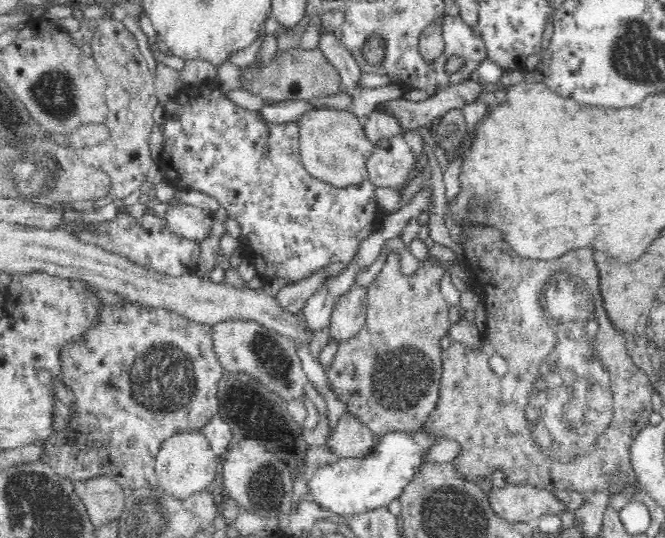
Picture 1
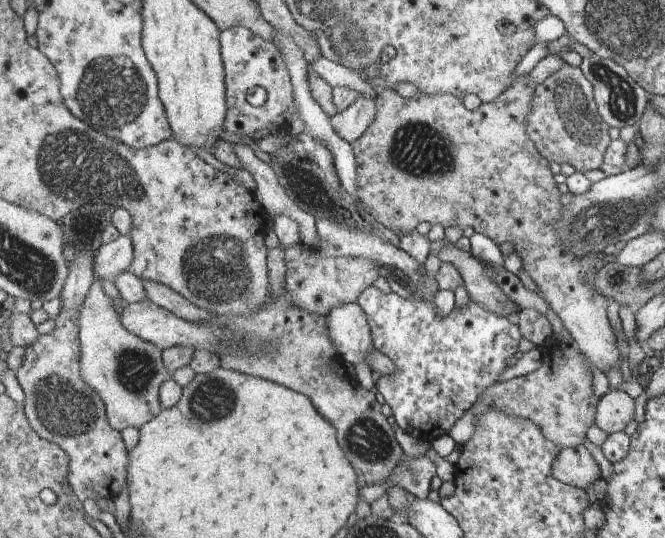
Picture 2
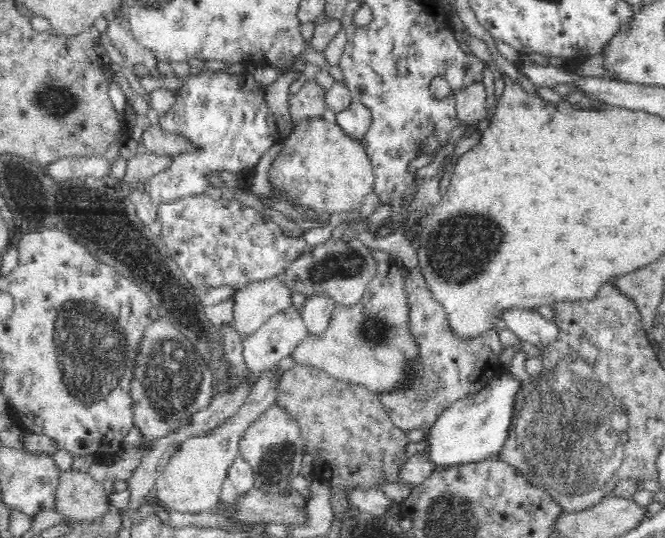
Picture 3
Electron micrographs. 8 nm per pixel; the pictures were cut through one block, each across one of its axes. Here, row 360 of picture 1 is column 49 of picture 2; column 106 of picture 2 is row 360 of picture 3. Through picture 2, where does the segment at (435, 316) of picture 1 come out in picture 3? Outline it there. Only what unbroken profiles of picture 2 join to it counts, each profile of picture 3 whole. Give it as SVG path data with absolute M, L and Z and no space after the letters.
M418 265L414 270L405 270L403 273L408 306L407 332L417 346L417 355L405 368L401 385L382 389L377 392L377 396L395 427L409 432L430 428L433 420L449 404L480 392L507 369L499 362L503 348L498 329L488 329L471 337L456 335L450 327L448 311L435 299L422 267Z

